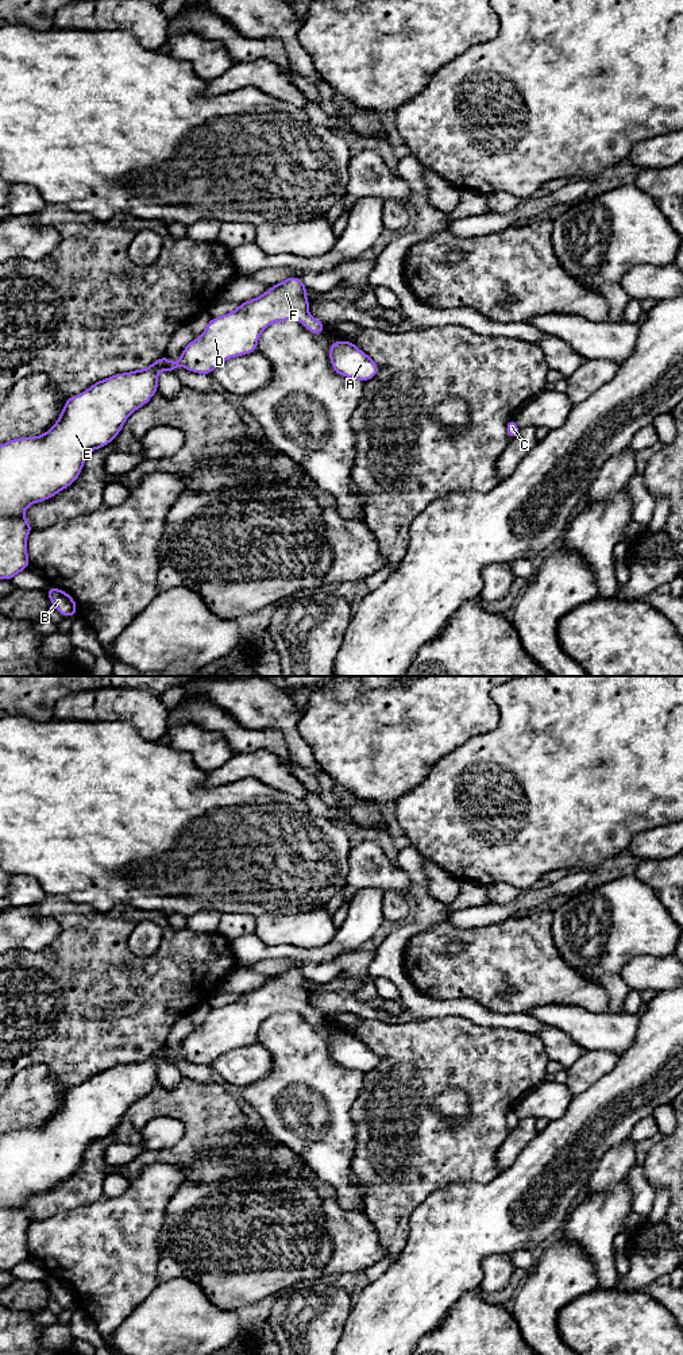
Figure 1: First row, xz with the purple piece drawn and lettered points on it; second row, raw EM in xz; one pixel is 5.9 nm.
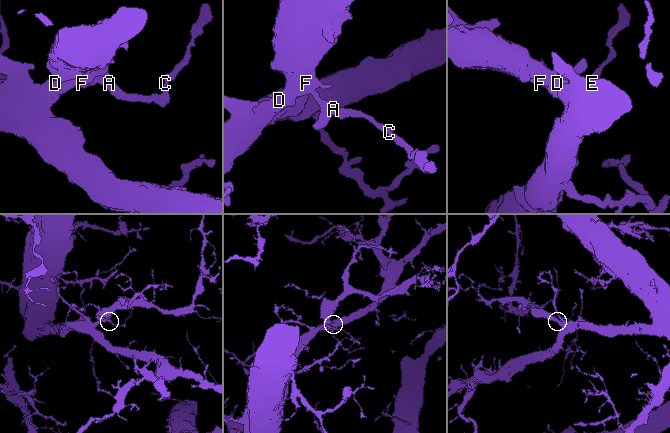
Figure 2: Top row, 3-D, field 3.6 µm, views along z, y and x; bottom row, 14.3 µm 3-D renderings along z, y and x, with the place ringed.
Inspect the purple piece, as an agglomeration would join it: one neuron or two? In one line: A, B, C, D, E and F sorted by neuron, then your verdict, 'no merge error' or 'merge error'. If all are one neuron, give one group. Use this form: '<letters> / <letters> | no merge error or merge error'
A B C D E F | no merge error

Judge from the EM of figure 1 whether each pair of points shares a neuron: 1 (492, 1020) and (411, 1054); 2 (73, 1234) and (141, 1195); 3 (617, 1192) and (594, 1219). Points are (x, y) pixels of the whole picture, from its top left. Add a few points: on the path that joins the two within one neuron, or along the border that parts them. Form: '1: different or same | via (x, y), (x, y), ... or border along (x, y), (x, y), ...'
1: different | border along (451, 1016), (465, 1016), (485, 1026), (513, 1030)
2: same | via (89, 1234), (100, 1234), (124, 1211)
3: same | via (614, 1199), (601, 1212)

